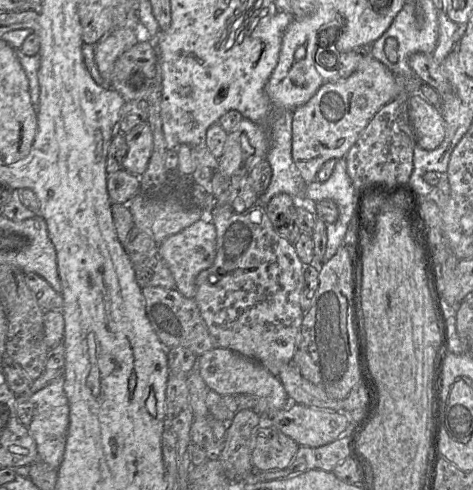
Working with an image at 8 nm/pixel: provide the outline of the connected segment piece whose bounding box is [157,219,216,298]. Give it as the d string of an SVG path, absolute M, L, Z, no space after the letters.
M200 219L158 244L157 255L171 271L175 280L175 289L186 298L194 298L196 292L195 279L197 275L209 268L215 259L216 229L214 224Z

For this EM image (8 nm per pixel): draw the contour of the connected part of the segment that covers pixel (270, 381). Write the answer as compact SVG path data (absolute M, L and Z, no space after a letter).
M216 347L197 358L195 369L199 372L209 390L221 396L250 394L258 397L257 406L252 409L262 417L270 417L291 403L278 377L263 365L227 348Z

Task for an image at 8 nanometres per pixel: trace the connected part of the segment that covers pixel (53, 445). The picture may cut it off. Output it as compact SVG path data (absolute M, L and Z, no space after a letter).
M61 373L44 388L30 395L33 418L28 426L29 433L37 446L38 460L57 469L62 462L69 426L69 403L64 393L64 374Z

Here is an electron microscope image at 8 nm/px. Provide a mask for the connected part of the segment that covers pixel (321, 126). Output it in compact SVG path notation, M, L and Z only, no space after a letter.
M366 56L346 79L325 82L311 99L293 111L292 159L306 184L316 181L322 165L330 159L346 156L374 115L388 102L400 95L400 86L391 71L371 56Z

